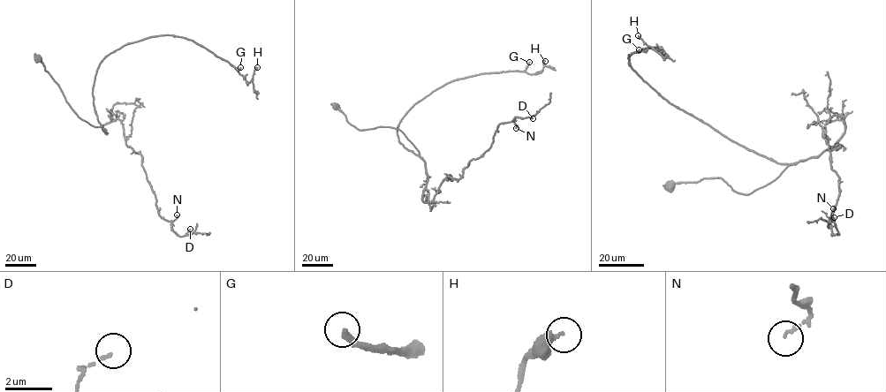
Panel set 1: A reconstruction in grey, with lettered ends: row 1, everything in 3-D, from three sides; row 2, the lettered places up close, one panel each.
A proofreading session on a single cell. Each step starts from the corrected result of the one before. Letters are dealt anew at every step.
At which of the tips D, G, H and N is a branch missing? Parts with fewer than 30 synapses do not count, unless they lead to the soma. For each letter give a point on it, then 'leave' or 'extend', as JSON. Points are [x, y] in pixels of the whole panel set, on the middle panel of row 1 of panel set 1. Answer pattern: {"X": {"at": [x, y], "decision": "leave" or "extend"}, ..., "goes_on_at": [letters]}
{"D": {"at": [533, 118], "decision": "leave"}, "G": {"at": [529, 62], "decision": "extend"}, "H": {"at": [545, 61], "decision": "leave"}, "N": {"at": [516, 128], "decision": "leave"}, "goes_on_at": ["G"]}

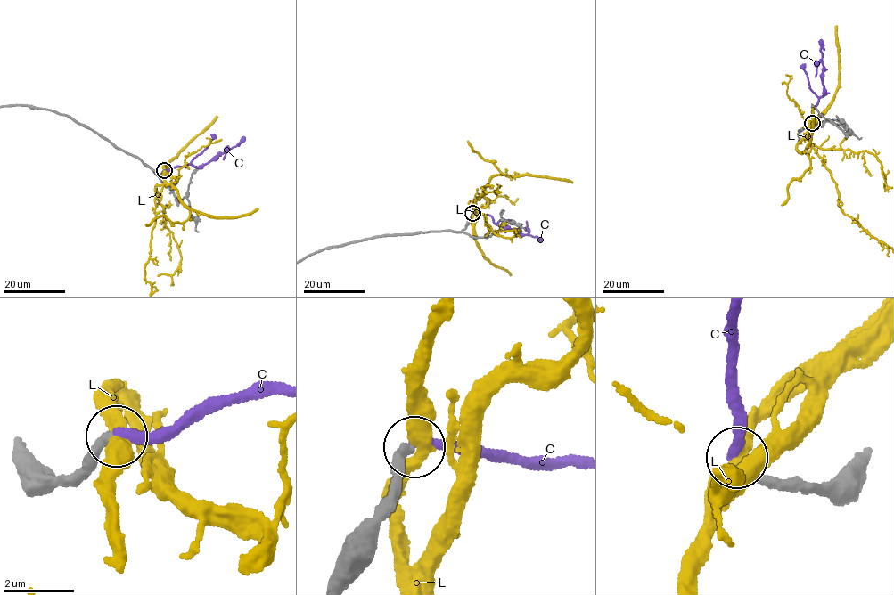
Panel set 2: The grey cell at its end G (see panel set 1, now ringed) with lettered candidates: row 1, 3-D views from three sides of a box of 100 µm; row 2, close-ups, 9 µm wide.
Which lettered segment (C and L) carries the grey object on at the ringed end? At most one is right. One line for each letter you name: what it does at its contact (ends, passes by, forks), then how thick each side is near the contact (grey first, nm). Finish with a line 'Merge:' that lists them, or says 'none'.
C: it ends | 280/280 nm
Merge: C

